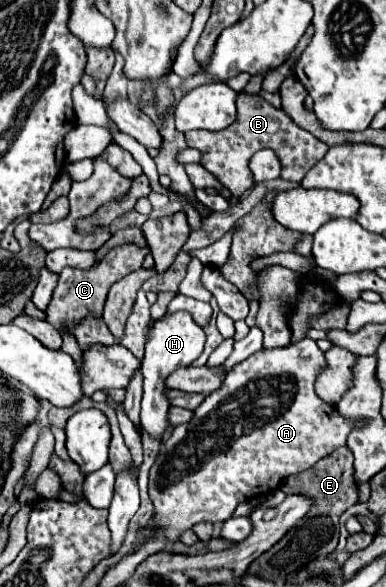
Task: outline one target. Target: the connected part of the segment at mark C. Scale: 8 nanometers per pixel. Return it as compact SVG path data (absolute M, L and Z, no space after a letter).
M123 244L123 246L115 246L113 250L109 250L103 260L99 262L99 266L91 268L91 270L77 270L77 268L65 268L63 274L59 274L59 282L55 286L53 292L53 300L49 304L49 308L45 310L45 320L55 326L57 330L69 330L73 332L73 326L79 324L83 318L87 318L89 314L93 316L101 316L103 314L103 304L107 298L109 288L121 280L123 276L131 274L133 270L139 270L145 256L149 254L149 248L139 248L135 244Z

